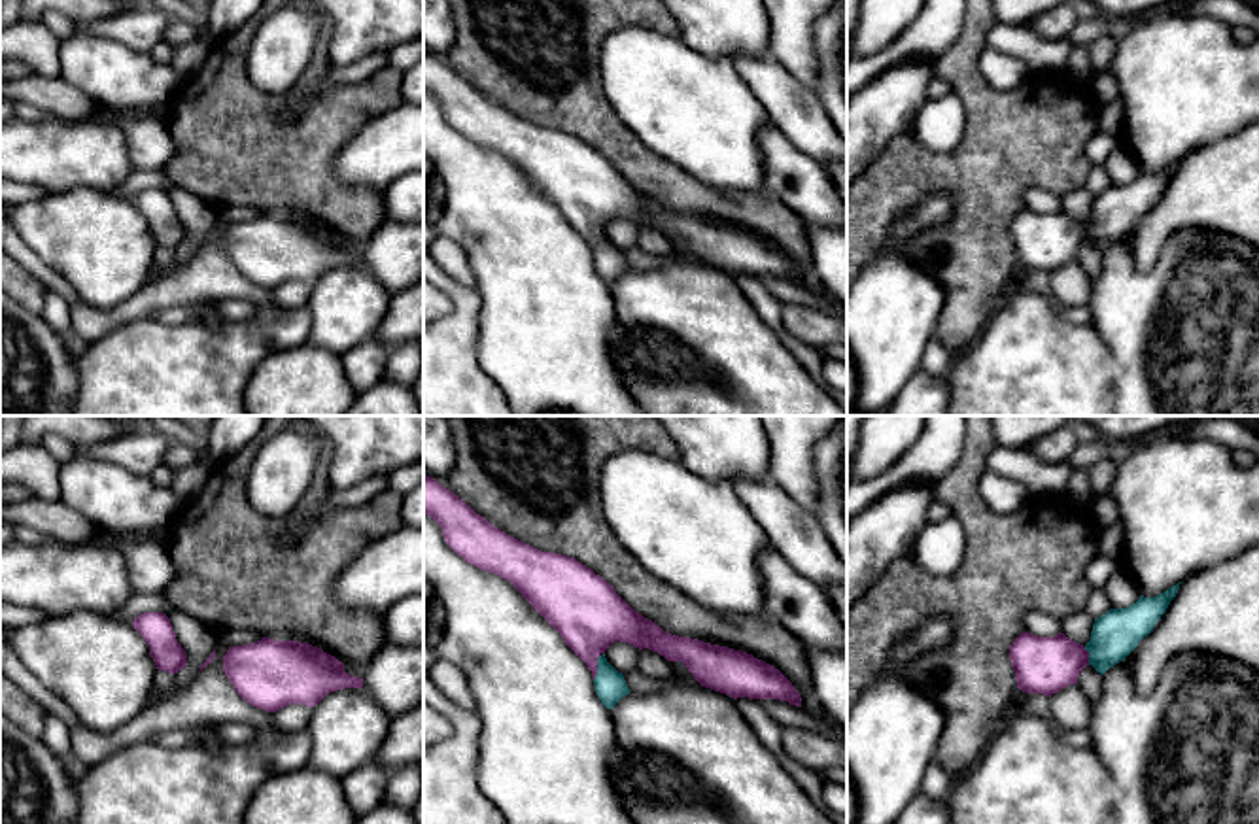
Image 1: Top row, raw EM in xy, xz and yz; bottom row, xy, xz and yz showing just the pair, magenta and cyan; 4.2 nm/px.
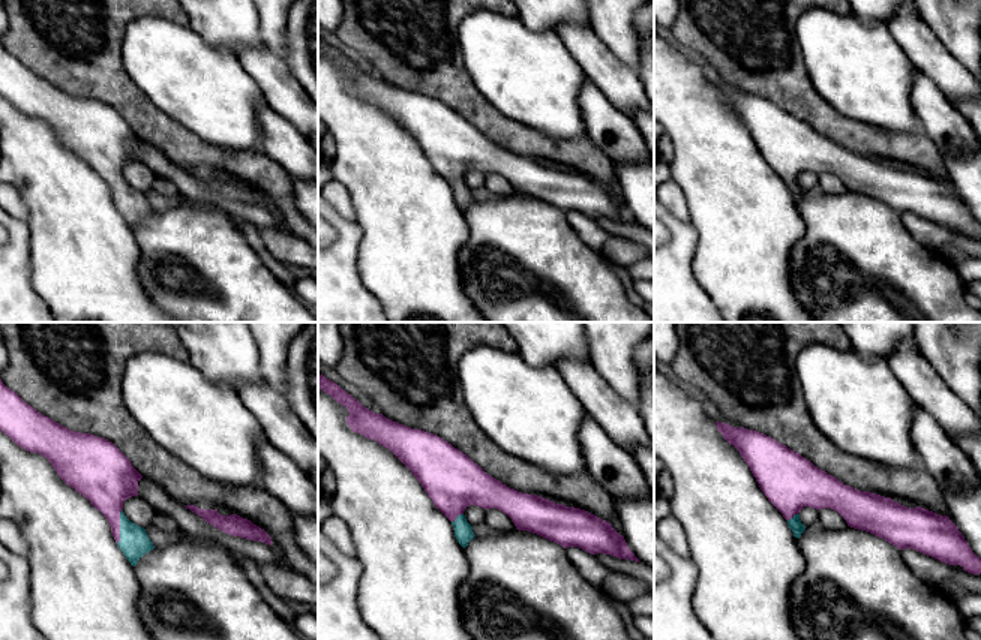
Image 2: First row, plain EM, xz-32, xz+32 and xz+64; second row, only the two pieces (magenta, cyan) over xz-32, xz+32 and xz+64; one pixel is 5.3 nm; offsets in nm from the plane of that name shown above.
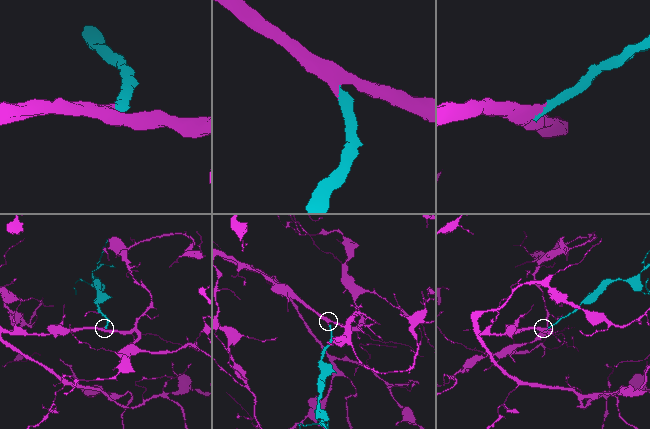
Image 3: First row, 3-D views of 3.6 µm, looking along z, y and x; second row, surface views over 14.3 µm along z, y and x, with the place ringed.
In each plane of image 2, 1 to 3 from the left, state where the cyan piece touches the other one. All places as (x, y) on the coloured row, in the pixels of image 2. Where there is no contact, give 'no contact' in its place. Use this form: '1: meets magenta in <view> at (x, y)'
1: meets magenta in xz-32 at (119, 526)
2: meets magenta in xz+32 at (456, 516)
3: meets magenta in xz+64 at (792, 516)

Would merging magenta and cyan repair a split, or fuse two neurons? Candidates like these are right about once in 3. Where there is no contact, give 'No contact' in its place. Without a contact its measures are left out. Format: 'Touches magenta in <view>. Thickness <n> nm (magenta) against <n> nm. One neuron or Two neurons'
Touches magenta in xz. Thickness 300 nm (magenta) against 130 nm. One neuron

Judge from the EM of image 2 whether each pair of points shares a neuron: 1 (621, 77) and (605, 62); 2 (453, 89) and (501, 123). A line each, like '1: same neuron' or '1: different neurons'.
1: same neuron
2: same neuron

